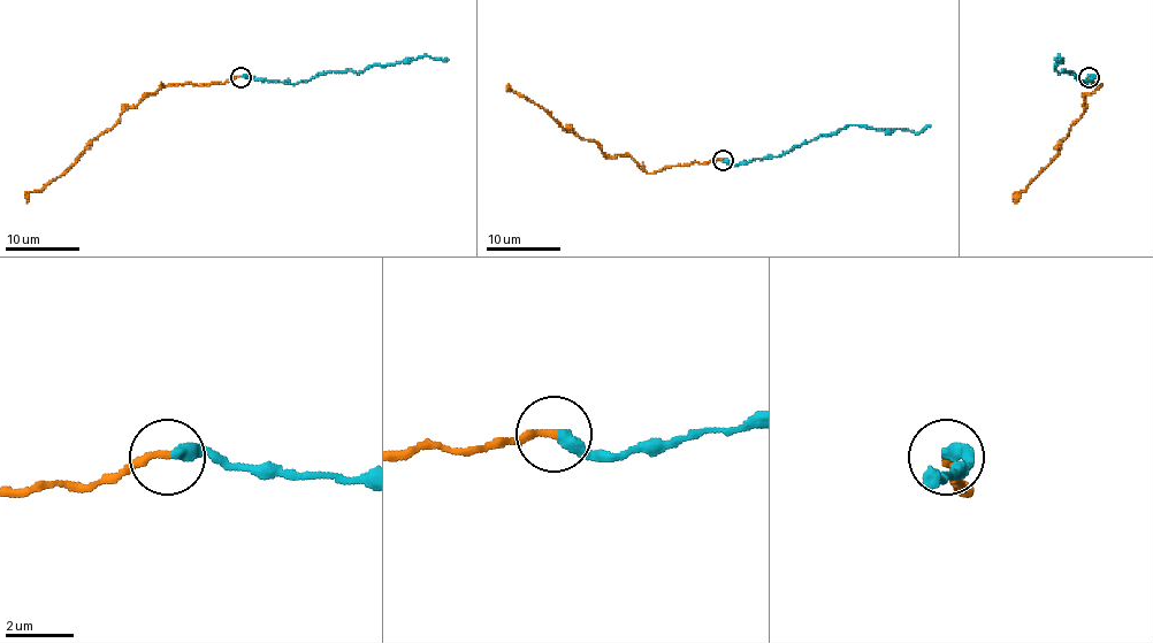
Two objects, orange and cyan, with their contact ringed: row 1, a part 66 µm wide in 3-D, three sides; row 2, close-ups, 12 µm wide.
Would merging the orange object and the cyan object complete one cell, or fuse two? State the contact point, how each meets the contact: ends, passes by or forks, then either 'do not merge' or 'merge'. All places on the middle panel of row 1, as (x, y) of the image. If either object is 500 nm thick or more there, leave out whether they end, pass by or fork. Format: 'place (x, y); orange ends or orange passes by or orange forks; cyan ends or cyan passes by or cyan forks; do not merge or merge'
place (723, 160); orange ends; cyan ends; do not merge

